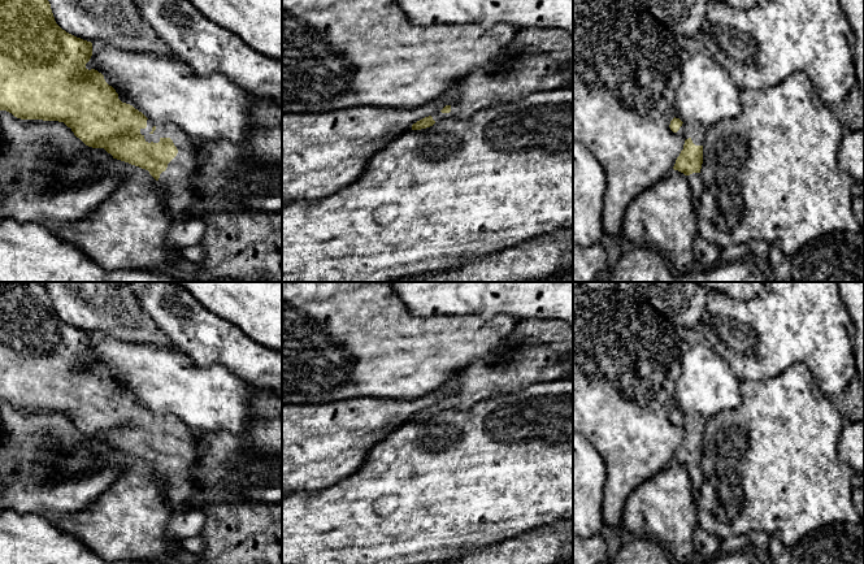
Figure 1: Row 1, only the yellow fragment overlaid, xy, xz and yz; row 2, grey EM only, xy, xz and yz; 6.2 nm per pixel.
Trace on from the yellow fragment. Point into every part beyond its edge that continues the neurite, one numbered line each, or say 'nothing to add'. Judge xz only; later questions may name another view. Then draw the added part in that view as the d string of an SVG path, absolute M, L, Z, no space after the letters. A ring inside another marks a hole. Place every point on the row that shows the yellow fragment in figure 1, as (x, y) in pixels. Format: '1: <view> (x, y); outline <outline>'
1: xz (539, 60); outline M520 29L508 49L505 64L496 70L478 69L465 77L457 83L459 100L451 105L451 112L437 112L431 117L435 122L444 118L466 120L483 108L555 90L570 77L573 77L573 35L560 29Z

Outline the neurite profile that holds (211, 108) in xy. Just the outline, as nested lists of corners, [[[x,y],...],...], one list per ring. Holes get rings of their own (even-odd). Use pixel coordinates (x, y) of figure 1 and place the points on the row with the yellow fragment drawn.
[[[103,40],[101,48],[92,51],[86,69],[101,73],[118,99],[142,112],[155,126],[172,122],[195,140],[227,140],[242,146],[256,123],[251,113],[255,97],[249,92],[223,74],[199,75],[179,58],[127,51]]]

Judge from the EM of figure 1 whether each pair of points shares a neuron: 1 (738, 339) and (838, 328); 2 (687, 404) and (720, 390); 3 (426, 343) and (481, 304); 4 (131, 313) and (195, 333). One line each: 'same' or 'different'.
1: same
2: same
3: different
4: different

